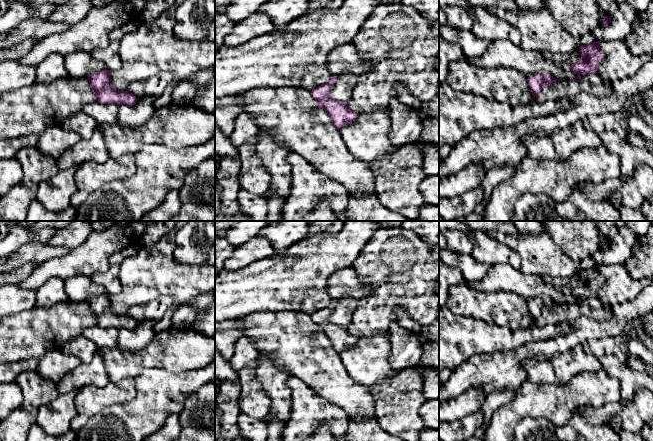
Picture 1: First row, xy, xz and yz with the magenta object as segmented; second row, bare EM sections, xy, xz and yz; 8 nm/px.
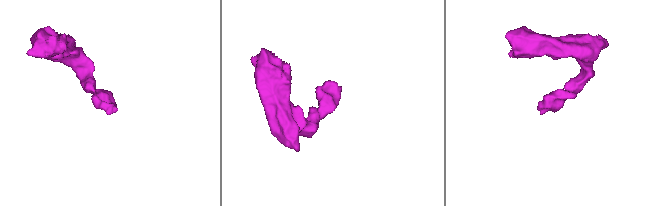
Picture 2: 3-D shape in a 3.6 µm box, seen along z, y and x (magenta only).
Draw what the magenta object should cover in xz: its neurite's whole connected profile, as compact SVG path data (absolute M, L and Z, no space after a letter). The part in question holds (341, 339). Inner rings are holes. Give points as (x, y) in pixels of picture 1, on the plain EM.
M331 300L330 304L311 315L316 325L316 330L323 332L329 339L336 353L341 353L354 346L357 338L350 333L350 326L342 326L331 321L331 314L337 305L337 300Z

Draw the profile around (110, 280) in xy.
M111 264L107 271L97 272L91 276L91 279L93 282L103 286L109 295L115 296L122 291L120 264Z

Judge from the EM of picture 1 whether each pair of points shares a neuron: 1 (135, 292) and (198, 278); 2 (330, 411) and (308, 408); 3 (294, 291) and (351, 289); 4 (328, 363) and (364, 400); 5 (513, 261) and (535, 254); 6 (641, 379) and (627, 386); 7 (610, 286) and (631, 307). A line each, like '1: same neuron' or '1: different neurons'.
1: same neuron
2: same neuron
3: different neurons
4: same neuron
5: different neurons
6: same neuron
7: different neurons

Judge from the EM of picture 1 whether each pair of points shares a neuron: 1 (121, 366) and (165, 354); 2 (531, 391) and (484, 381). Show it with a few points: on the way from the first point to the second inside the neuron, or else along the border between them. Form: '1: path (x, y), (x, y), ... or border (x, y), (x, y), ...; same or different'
1: path (132, 363), (154, 355); same
2: border (526, 379), (515, 389); different

